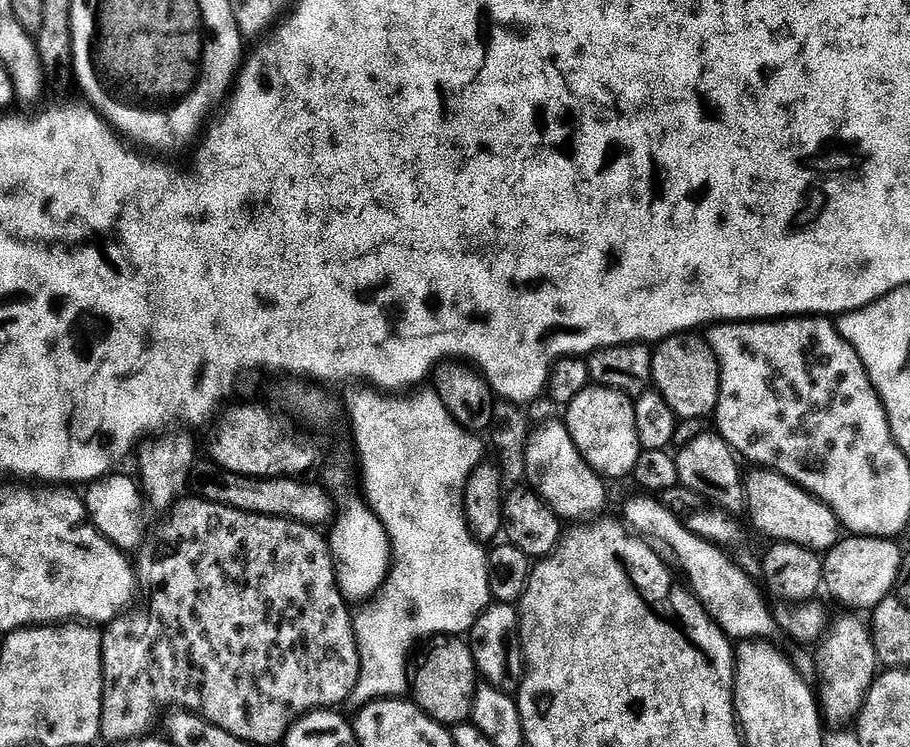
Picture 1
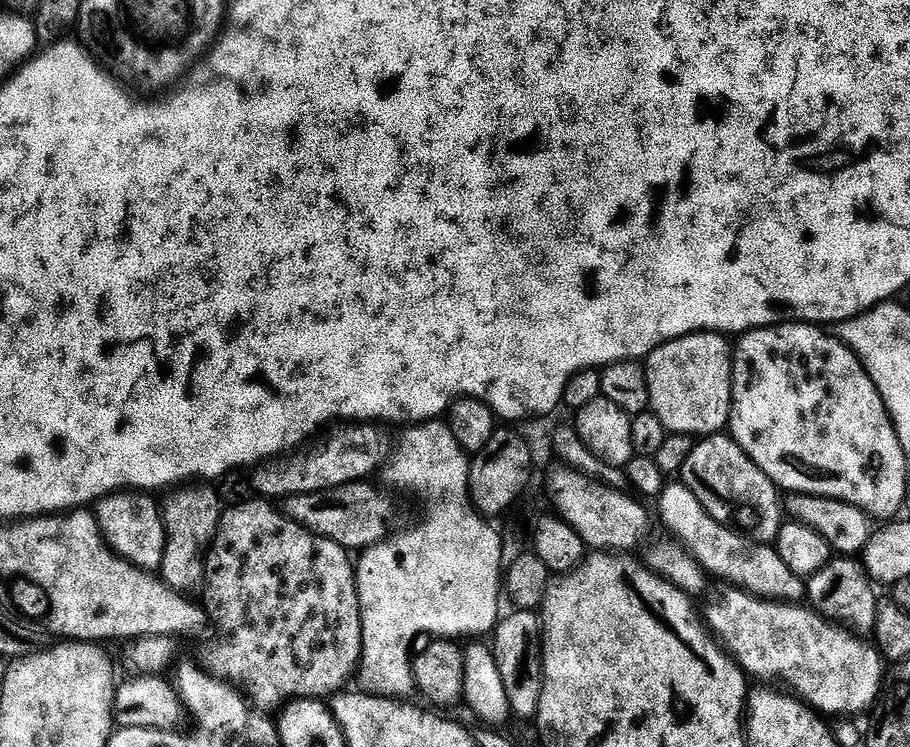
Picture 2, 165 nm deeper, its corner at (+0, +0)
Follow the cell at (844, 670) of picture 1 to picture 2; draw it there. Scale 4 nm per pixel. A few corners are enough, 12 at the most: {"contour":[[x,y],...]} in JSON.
{"contour":[[856,558],[807,577],[826,620],[875,633],[877,585]]}

